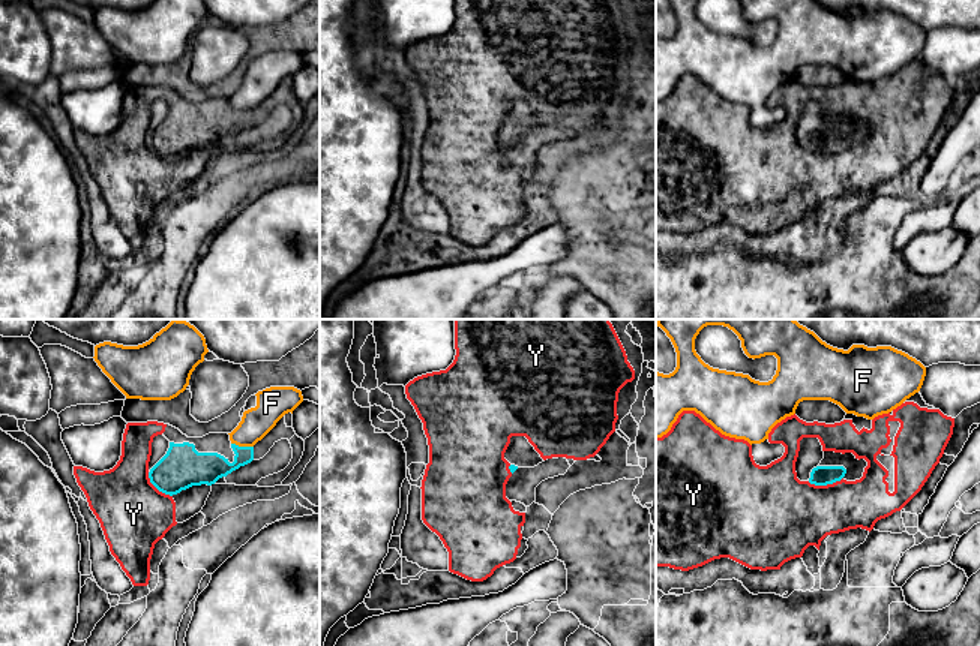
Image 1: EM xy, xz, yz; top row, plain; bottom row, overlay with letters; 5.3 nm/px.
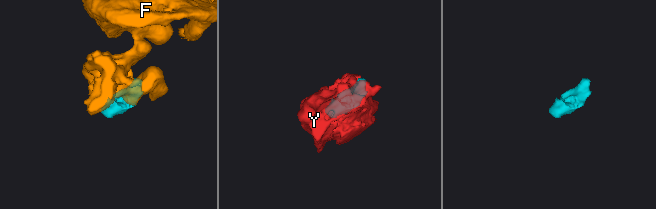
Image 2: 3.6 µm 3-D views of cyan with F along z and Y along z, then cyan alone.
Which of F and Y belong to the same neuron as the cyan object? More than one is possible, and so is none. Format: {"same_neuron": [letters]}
{"same_neuron": ["Y"]}

